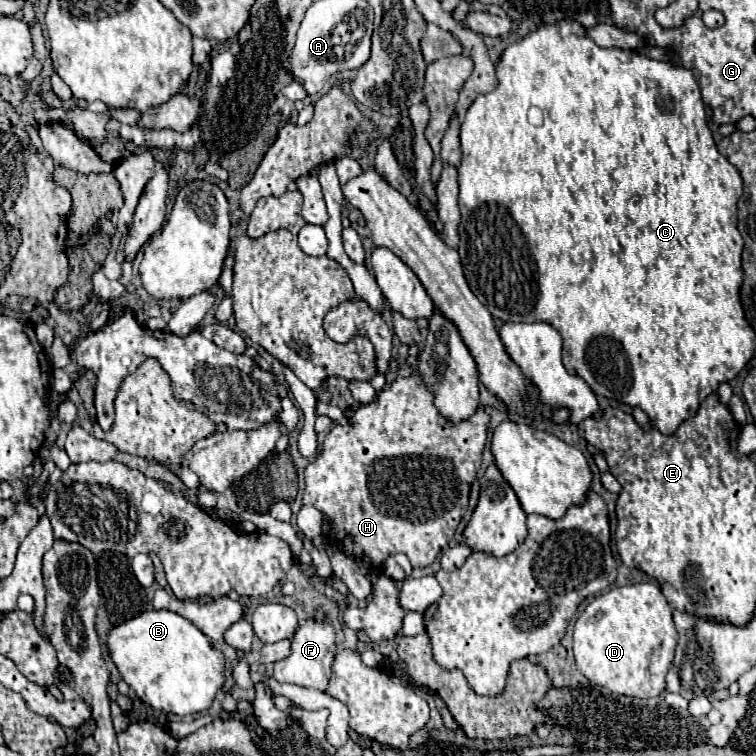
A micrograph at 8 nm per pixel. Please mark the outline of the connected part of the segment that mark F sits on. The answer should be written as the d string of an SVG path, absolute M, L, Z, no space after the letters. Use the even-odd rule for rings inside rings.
M306 619L290 639L290 655L286 659L280 659L274 663L272 677L280 683L294 683L300 687L310 687L324 691L330 681L330 667L336 653L336 631L332 623L318 621L318 619Z

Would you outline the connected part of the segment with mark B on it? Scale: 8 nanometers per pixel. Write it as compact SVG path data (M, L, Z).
M142 611L138 617L132 617L116 627L110 629L108 633L108 653L110 659L114 661L118 673L122 679L130 685L130 689L136 693L136 697L154 709L166 711L166 713L176 713L180 717L184 715L194 715L200 711L206 711L216 695L216 691L224 683L224 657L220 651L216 651L206 635L192 625L188 619L184 619L178 613L172 611Z

